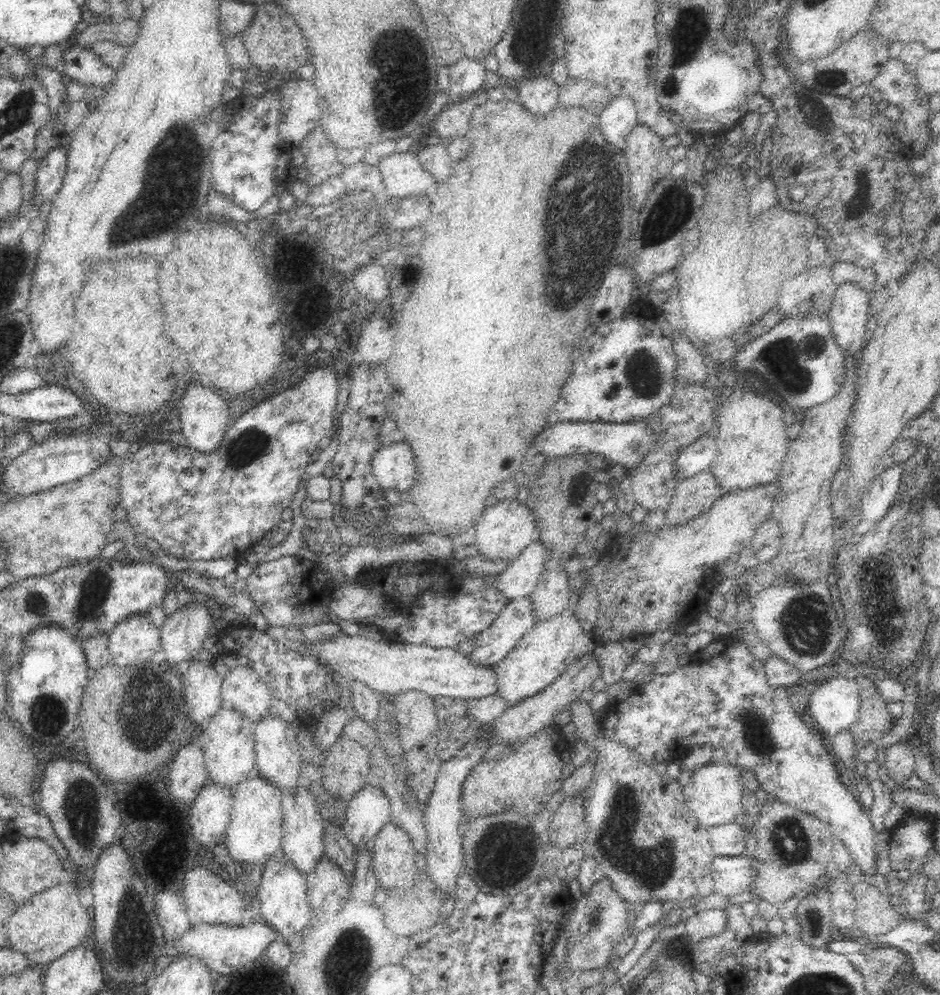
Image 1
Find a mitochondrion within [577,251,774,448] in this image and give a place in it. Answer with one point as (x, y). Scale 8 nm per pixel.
(641, 372)

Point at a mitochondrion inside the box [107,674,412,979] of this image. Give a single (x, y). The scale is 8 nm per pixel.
(133, 938)

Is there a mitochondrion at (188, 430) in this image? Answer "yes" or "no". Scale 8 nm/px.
no

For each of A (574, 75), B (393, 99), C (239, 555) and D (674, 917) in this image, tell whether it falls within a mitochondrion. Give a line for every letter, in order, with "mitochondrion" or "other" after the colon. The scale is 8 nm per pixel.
A: other
B: mitochondrion
C: other
D: other

